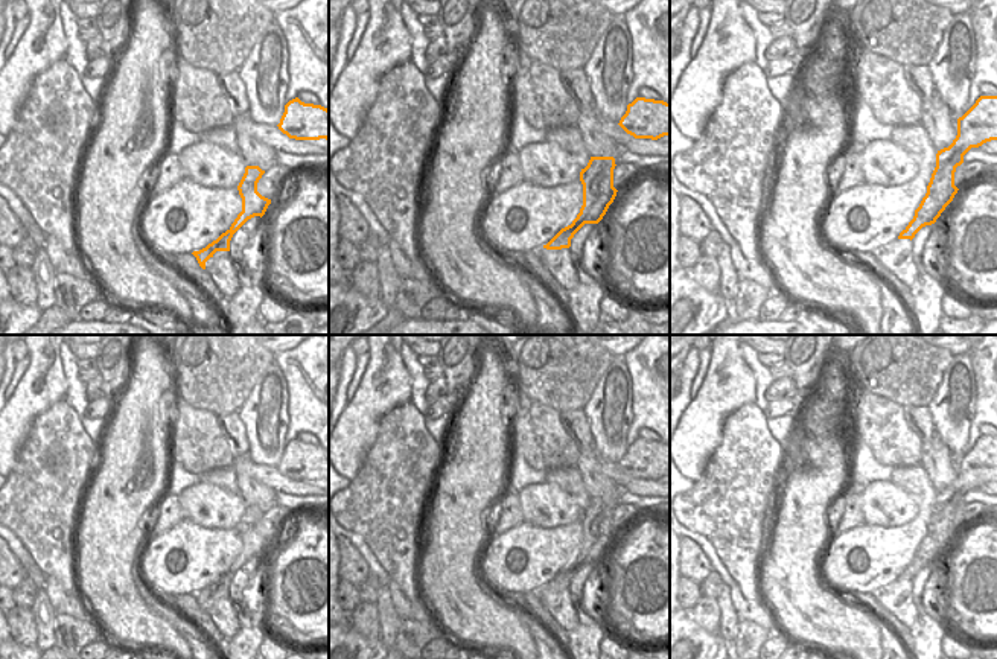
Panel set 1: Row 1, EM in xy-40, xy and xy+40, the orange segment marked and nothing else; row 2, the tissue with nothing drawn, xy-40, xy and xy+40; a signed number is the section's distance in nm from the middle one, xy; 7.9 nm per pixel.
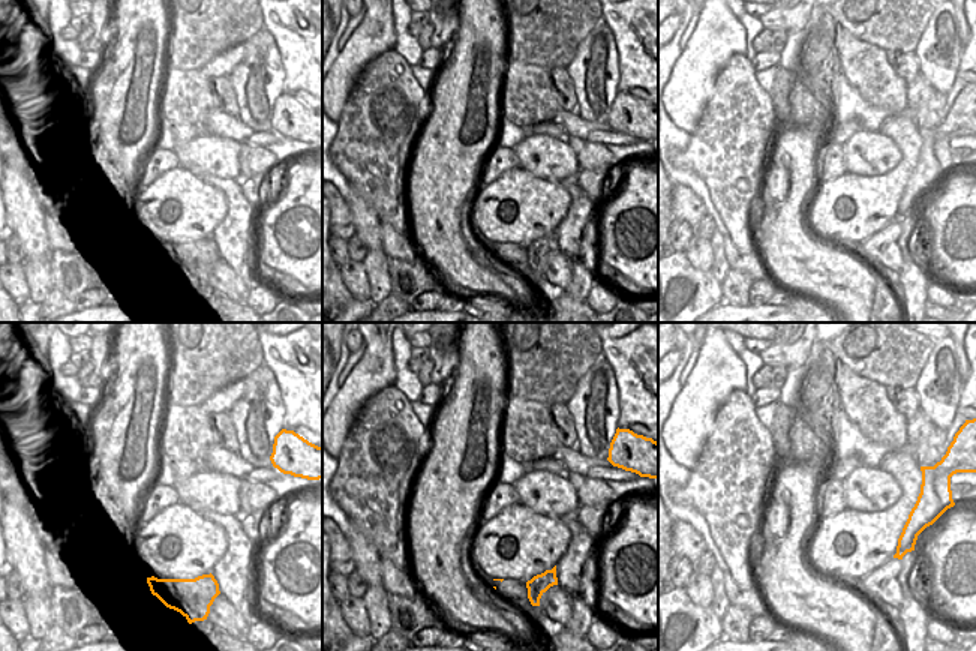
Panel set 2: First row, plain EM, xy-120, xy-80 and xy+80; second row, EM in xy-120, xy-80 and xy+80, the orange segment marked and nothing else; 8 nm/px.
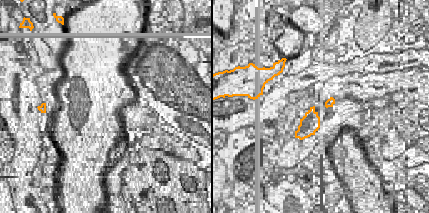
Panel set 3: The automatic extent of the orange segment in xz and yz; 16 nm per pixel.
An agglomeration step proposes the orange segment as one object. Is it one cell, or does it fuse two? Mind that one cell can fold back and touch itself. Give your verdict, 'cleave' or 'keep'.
cleave

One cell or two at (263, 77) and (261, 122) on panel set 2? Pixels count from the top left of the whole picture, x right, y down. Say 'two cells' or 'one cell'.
one cell

